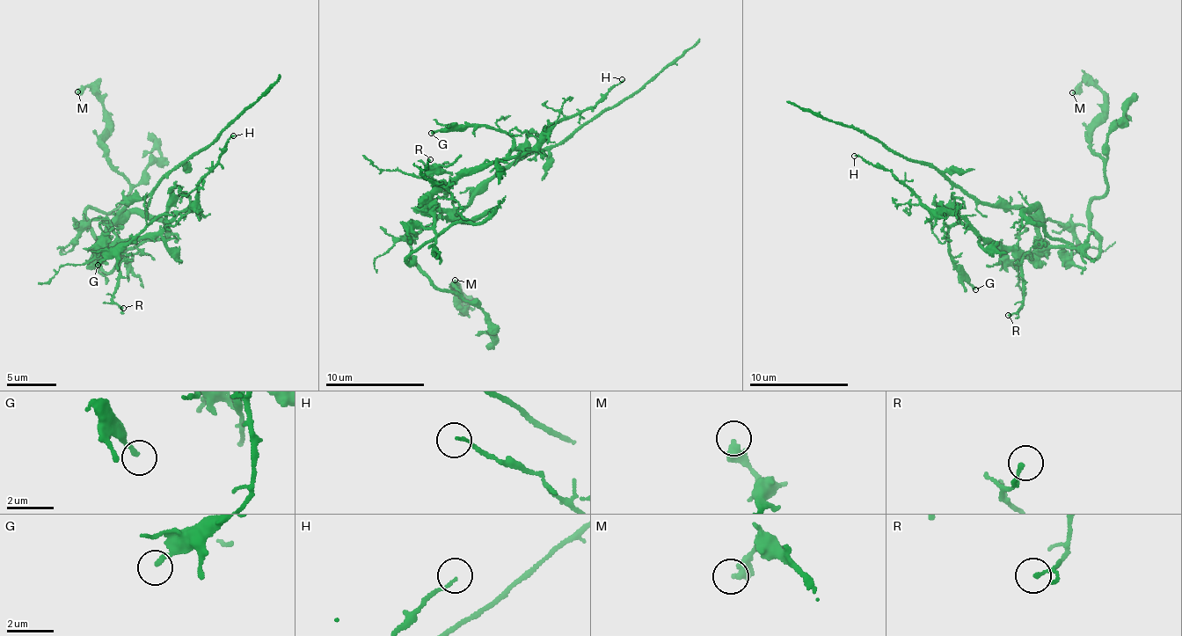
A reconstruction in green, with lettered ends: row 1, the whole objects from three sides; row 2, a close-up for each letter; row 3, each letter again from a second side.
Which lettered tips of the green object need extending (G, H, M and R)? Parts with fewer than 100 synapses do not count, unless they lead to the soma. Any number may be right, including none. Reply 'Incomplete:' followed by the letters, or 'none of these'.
Incomplete: none of these

